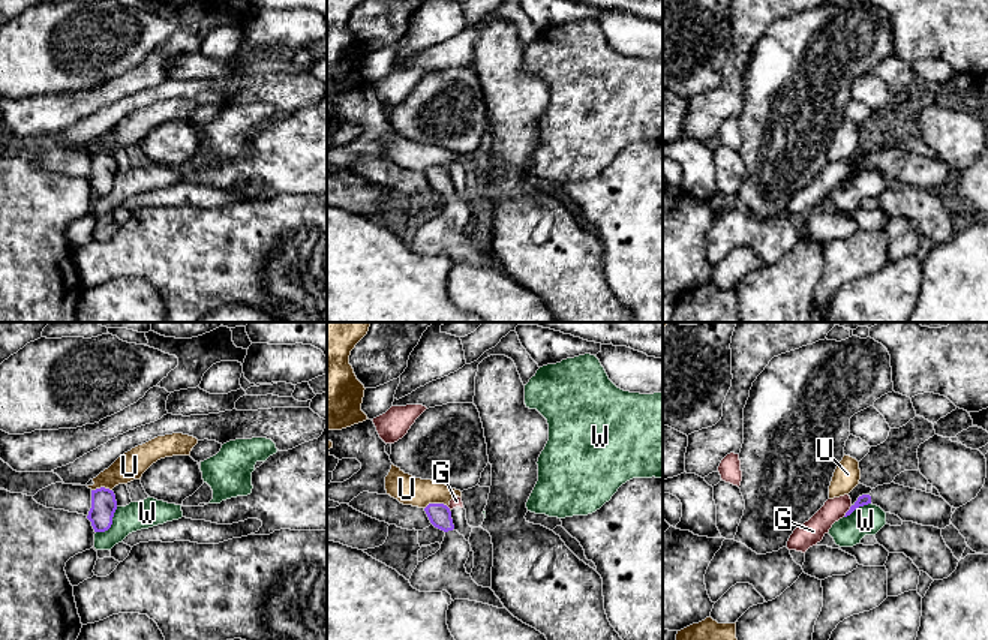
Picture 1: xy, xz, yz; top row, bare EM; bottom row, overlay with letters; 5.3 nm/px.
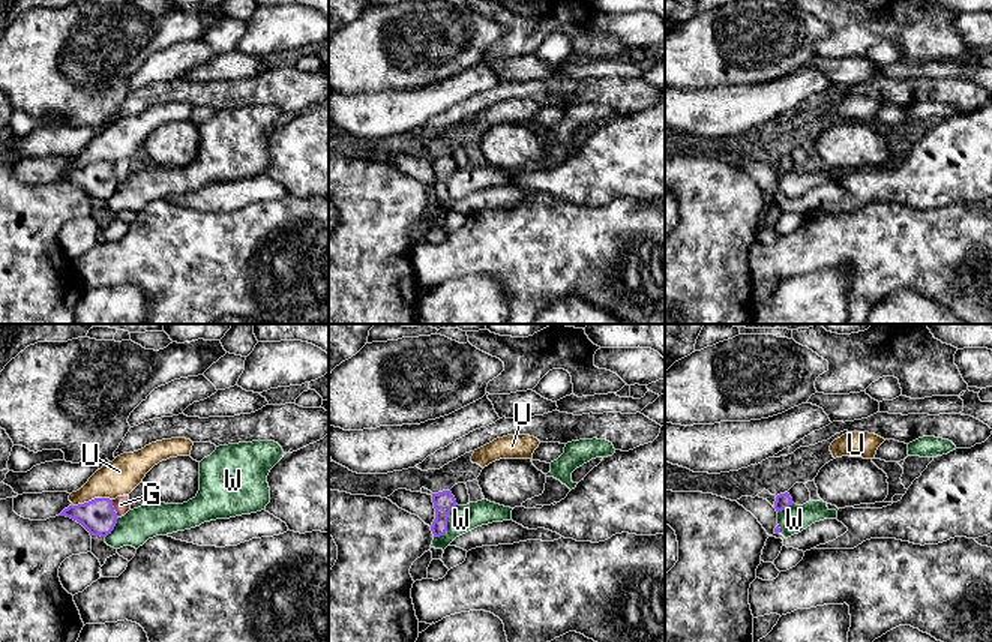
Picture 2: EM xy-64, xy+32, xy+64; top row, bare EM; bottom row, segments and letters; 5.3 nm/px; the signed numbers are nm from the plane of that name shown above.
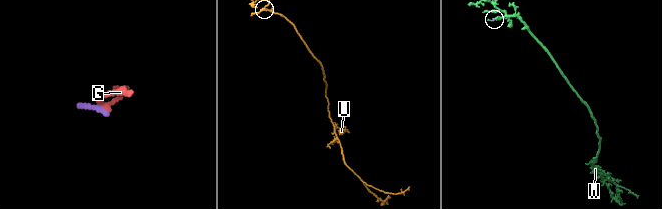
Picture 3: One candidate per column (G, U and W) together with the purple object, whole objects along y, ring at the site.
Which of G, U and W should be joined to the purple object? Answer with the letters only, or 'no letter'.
no letter

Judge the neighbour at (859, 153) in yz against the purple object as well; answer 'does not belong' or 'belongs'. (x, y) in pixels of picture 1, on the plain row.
does not belong

